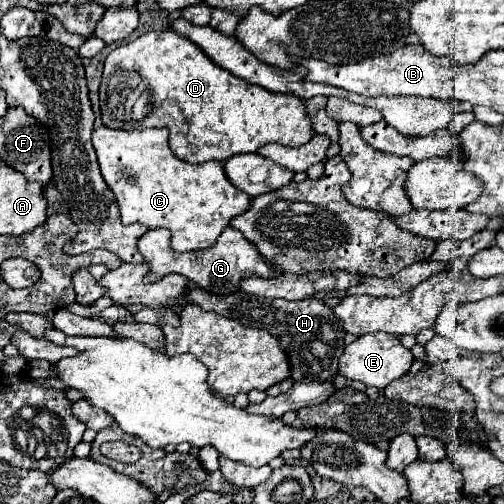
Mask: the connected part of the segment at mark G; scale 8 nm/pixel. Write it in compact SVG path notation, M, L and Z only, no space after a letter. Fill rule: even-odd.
M226 227L218 237L216 245L208 247L206 251L188 251L188 253L176 253L170 249L170 233L166 229L150 229L138 239L138 251L150 269L148 275L144 277L146 283L154 283L154 279L160 279L162 275L168 273L180 273L206 291L212 291L216 295L230 295L236 293L238 281L242 277L272 277L272 269L262 261L254 245L232 227Z

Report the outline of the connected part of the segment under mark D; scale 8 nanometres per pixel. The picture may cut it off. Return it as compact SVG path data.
M148 31L138 39L116 47L104 61L100 85L102 121L112 129L148 129L168 127L172 153L186 163L206 163L210 159L224 161L236 153L256 153L266 143L304 145L312 135L310 115L300 97L272 93L258 85L250 85L212 63L200 47L174 31Z

